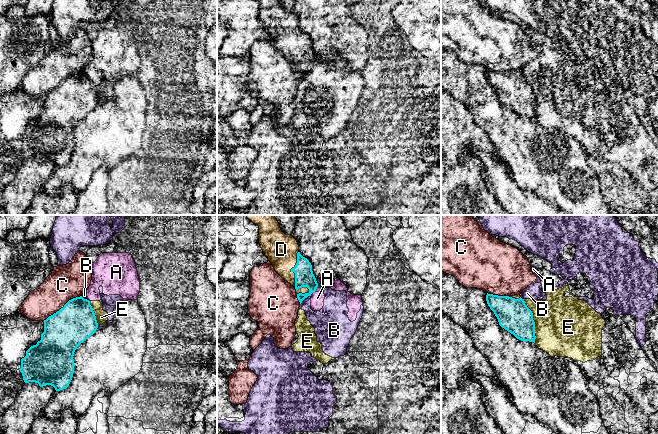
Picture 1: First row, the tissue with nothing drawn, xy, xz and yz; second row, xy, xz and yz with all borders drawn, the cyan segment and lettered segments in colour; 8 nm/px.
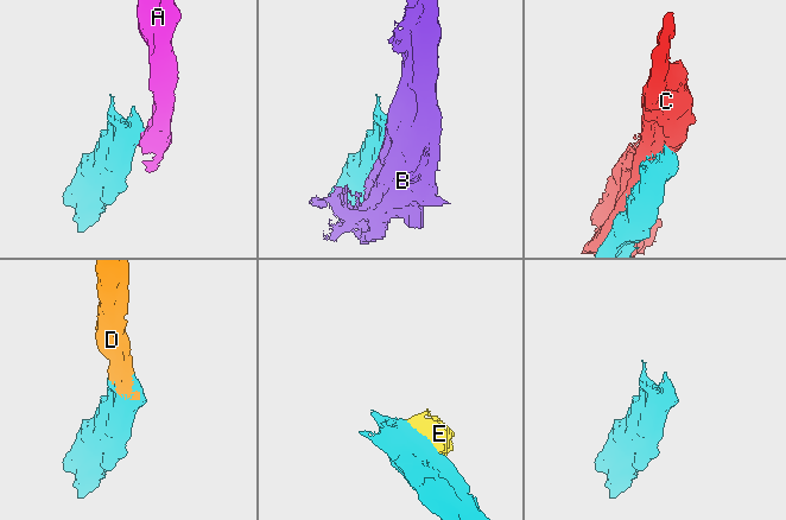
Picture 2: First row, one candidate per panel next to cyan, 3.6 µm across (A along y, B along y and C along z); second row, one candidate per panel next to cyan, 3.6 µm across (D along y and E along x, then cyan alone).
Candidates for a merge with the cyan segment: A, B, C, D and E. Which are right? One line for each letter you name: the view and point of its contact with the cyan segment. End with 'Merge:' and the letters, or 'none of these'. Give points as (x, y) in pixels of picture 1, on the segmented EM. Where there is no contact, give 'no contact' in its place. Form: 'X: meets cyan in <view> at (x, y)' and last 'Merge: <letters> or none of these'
D: meets cyan in xz at (291, 269)
Merge: D

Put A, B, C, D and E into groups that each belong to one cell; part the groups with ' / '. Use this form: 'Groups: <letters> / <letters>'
Groups: A E / B / C / D

